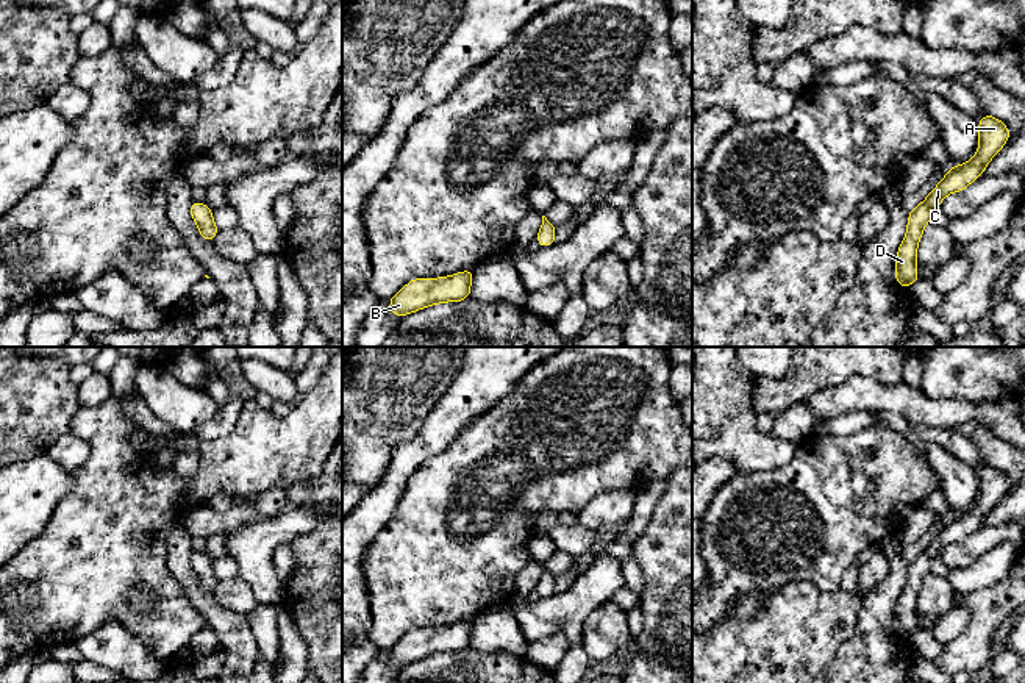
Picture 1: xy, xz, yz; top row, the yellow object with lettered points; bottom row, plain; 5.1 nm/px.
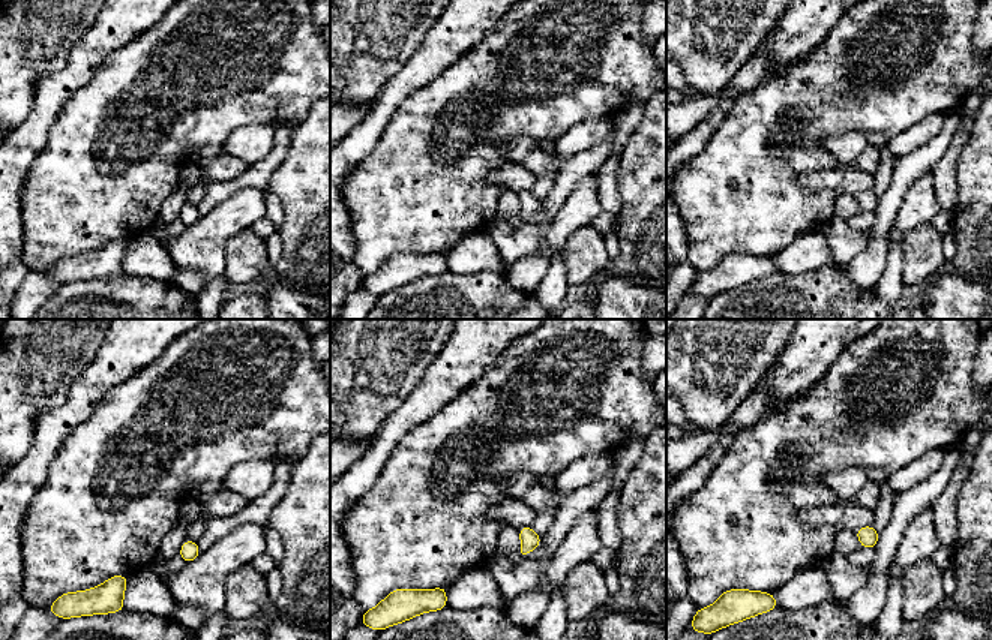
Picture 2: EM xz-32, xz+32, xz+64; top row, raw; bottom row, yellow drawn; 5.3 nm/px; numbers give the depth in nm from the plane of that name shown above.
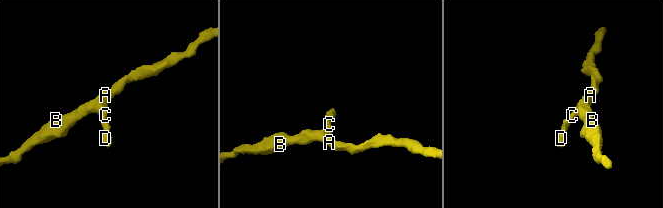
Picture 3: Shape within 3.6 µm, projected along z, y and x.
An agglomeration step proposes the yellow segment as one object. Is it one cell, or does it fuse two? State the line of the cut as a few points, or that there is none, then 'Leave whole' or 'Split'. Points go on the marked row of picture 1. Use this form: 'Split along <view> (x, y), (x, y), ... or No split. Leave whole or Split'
No split. Leave whole

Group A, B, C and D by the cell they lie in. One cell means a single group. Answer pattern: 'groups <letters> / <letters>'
groups A B C D

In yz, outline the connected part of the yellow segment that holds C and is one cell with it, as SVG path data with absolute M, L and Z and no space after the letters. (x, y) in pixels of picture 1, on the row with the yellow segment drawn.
M984 114L978 120L980 145L977 155L966 164L952 166L942 181L930 195L908 214L906 236L895 256L895 281L902 288L909 288L919 280L916 252L922 238L923 227L931 222L933 211L941 208L941 200L952 192L959 192L984 173L988 163L1008 142L1008 127Z

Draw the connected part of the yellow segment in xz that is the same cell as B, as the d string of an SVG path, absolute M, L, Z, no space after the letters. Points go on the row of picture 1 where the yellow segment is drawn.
M473 269L445 278L412 278L389 300L389 311L400 317L442 302L461 302L470 297Z

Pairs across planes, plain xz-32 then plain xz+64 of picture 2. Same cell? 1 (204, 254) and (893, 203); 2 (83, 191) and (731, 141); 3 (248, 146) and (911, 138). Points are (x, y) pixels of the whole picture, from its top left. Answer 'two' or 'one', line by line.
1: two
2: one
3: one

